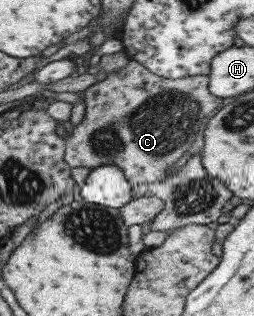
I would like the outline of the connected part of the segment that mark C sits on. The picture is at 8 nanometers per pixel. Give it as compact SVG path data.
M129 59L121 70L100 76L98 81L84 90L85 112L81 121L73 127L71 135L64 140L63 160L70 168L115 165L123 171L130 185L151 183L155 179L159 181L167 175L169 166L183 155L183 151L187 151L191 139L195 139L195 131L205 127L208 119L223 105L221 99L211 95L207 76L163 79Z

